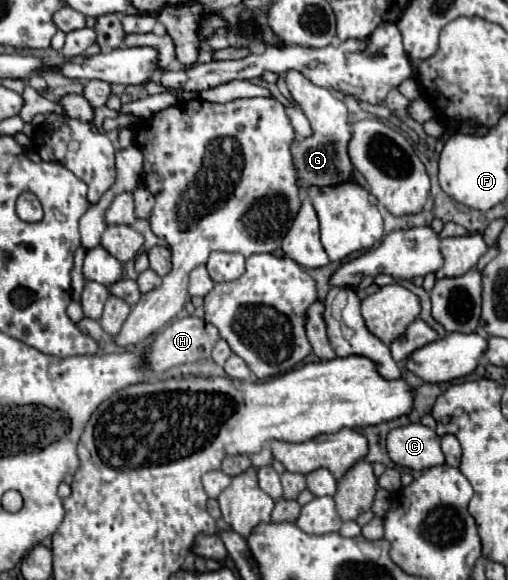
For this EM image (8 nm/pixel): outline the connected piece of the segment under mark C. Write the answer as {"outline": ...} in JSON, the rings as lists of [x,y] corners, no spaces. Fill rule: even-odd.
{"outline":[[[406,424],[388,432],[390,458],[410,470],[426,470],[444,464],[440,436],[422,424]]]}

